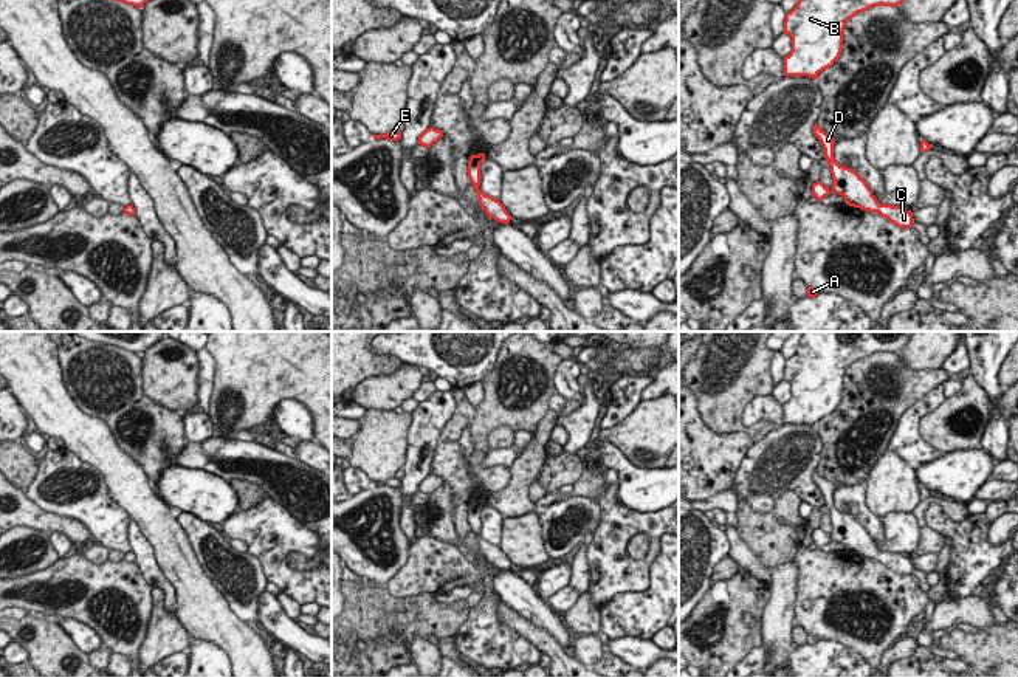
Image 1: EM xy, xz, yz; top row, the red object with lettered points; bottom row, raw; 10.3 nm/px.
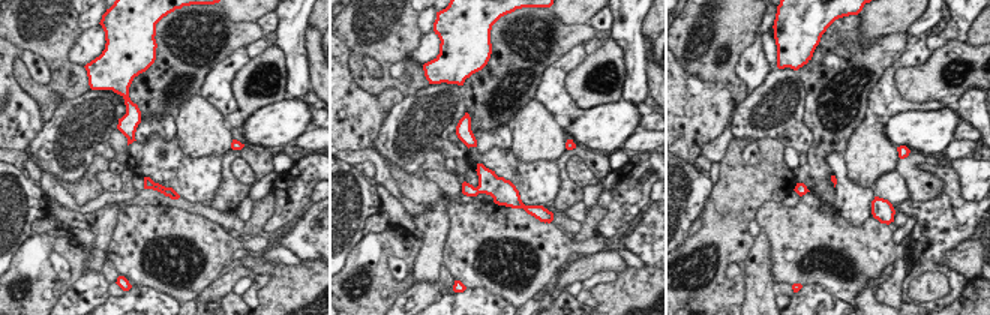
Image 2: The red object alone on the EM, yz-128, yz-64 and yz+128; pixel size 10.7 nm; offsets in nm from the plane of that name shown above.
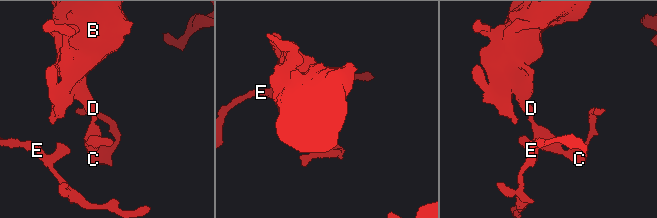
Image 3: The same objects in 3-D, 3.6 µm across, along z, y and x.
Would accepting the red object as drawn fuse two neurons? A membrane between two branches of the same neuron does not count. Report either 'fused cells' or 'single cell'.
single cell

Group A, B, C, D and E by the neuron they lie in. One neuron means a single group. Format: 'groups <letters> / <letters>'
groups A B C D E

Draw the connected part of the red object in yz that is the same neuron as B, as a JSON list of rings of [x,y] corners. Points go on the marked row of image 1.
[[[798,0],[784,20],[784,33],[792,37],[792,51],[784,57],[784,76],[818,79],[818,74],[840,57],[849,19],[872,6],[899,6],[902,2]]]

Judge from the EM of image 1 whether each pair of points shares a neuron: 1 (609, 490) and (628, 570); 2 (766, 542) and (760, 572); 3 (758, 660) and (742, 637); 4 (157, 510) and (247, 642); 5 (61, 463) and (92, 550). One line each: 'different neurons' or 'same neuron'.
1: same neuron
2: different neurons
3: different neurons
4: same neuron
5: different neurons

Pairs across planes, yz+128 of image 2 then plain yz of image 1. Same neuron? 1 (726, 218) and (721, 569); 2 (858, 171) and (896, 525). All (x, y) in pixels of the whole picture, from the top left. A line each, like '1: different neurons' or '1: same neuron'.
1: different neurons
2: different neurons

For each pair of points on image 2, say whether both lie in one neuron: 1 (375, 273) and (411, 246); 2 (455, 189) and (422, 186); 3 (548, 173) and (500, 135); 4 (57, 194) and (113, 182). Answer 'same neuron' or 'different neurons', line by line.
1: same neuron
2: different neurons
3: different neurons
4: different neurons

